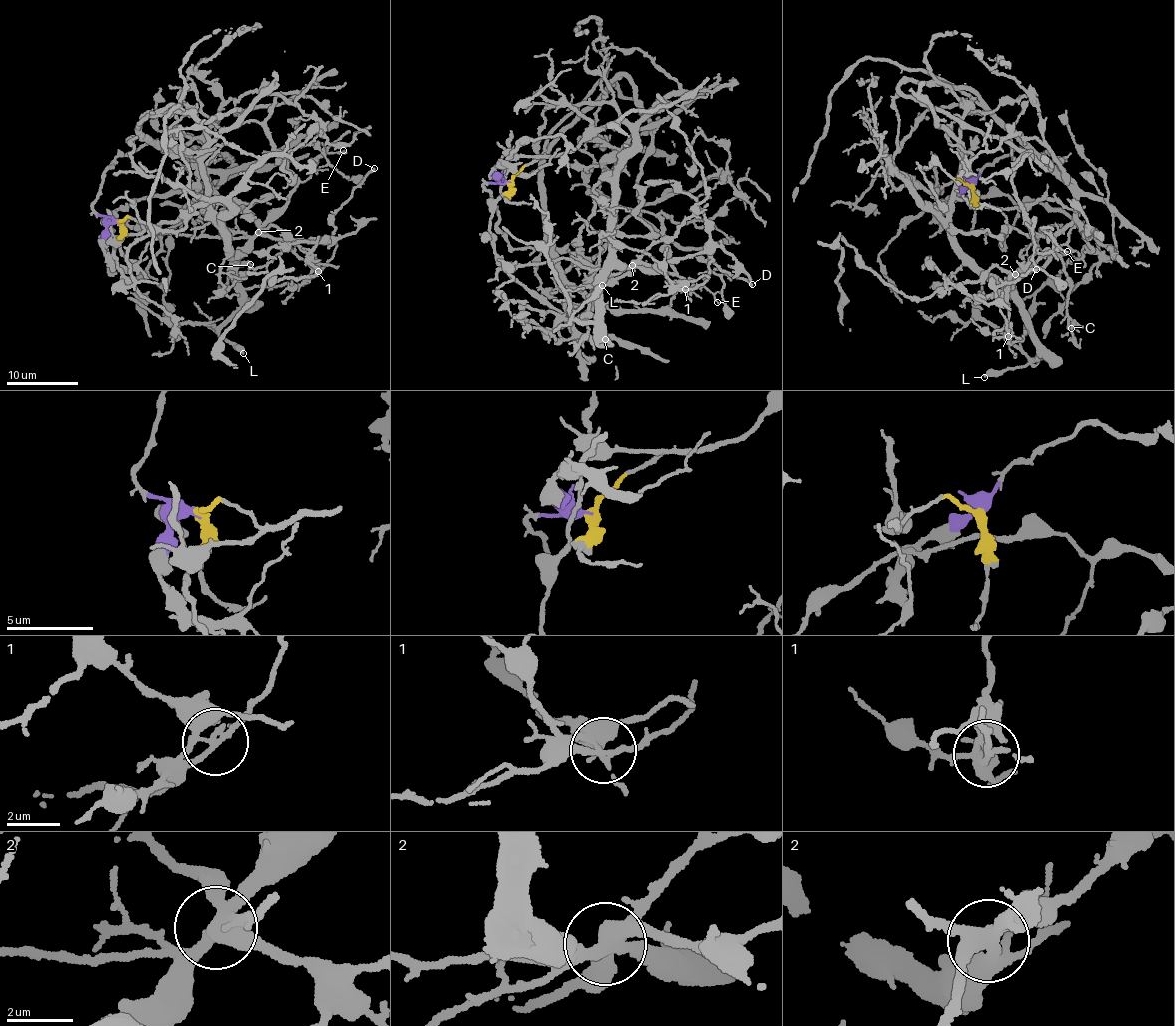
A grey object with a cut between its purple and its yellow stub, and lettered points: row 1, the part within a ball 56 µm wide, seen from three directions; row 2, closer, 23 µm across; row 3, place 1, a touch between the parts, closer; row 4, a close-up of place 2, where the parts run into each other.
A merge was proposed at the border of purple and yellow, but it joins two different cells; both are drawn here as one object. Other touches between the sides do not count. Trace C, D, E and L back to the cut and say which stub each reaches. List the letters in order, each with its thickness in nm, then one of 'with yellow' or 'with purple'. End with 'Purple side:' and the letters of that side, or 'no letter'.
C: 240 nm thick; with purple
D: 220 nm thick; with yellow
E: 110 nm thick; with yellow
L: 380 nm thick; with yellow
Purple side: C

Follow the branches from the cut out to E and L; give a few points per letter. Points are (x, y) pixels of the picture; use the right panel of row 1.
E: (971, 186), (958, 180), (936, 193), (905, 177), (920, 207), (981, 269), (1004, 282), (1053, 242), (1067, 252)
L: (971, 186), (958, 180), (936, 193), (905, 177), (920, 207), (1009, 292), (1037, 348), (1027, 363), (984, 377)

